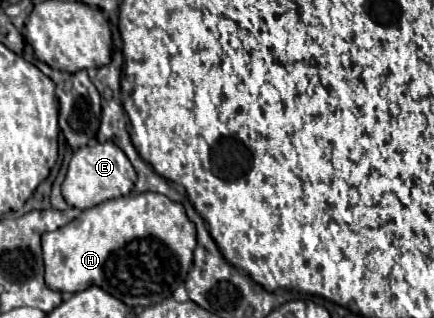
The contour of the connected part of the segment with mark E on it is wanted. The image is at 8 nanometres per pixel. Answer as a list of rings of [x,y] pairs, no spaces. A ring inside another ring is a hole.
[[[96,142],[84,148],[78,148],[74,152],[68,166],[66,180],[62,184],[62,196],[70,206],[86,210],[100,202],[130,194],[130,190],[134,188],[134,182],[136,182],[136,172],[130,160],[126,158],[126,154],[114,142],[104,142],[104,144]]]

